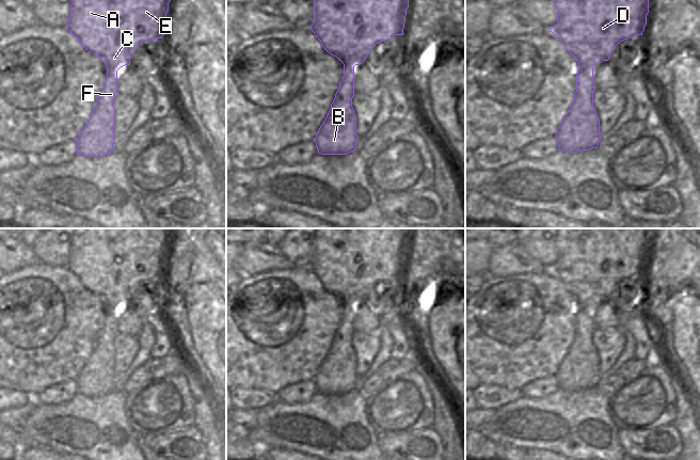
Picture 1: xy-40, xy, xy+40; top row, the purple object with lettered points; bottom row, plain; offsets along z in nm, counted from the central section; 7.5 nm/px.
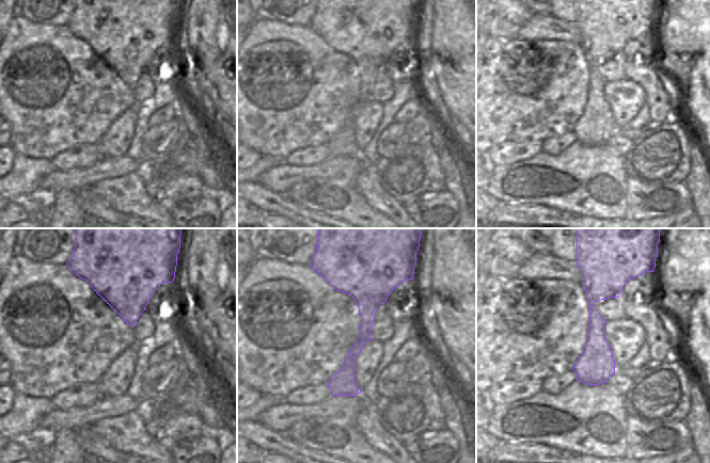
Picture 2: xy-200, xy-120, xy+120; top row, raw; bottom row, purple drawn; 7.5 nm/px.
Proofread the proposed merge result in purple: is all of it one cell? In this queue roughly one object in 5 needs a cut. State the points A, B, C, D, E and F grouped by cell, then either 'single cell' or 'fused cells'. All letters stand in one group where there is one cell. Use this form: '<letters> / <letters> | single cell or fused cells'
A B C D E F | single cell

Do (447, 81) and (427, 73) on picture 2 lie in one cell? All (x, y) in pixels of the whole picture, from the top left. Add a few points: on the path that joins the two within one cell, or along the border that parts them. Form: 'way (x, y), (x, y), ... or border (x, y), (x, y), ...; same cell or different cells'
border (419, 60), (425, 59), (430, 64), (442, 99); different cells

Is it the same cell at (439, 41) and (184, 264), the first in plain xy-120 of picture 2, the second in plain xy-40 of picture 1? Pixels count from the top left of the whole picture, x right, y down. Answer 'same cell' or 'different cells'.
different cells

